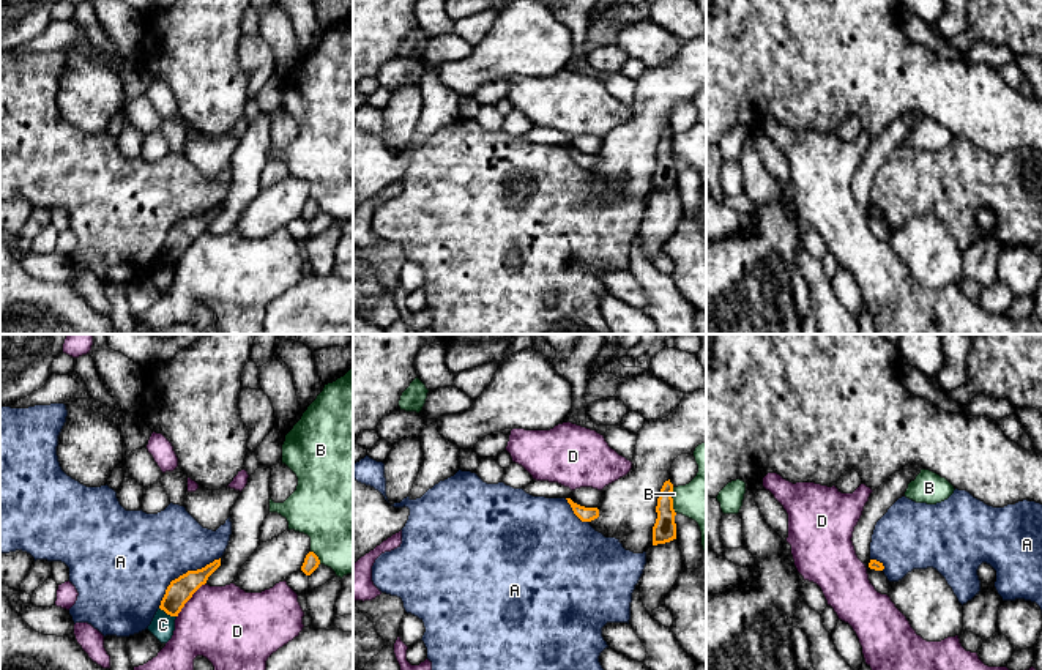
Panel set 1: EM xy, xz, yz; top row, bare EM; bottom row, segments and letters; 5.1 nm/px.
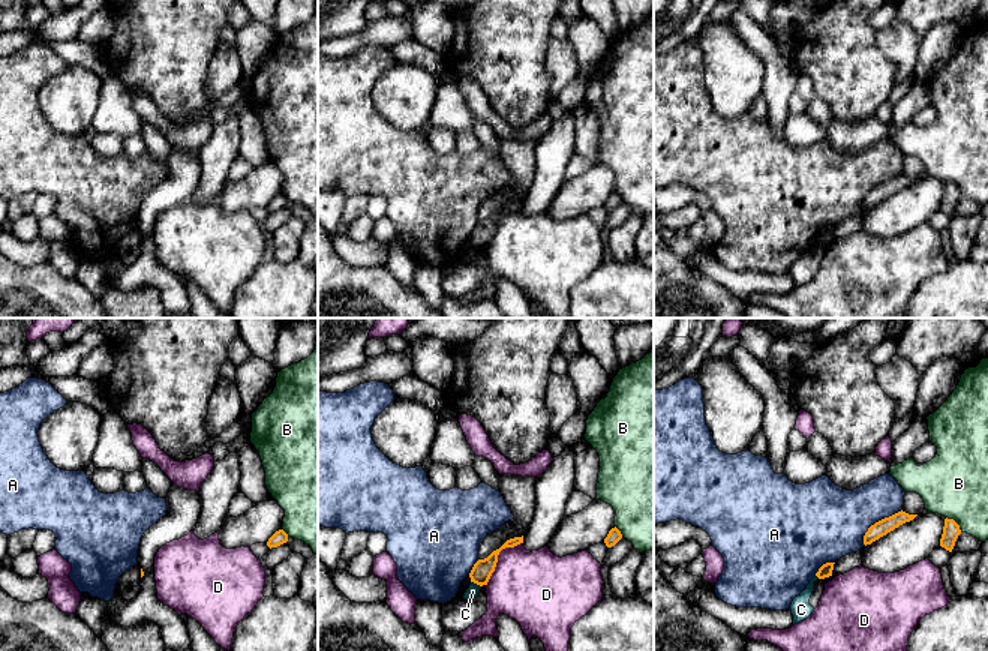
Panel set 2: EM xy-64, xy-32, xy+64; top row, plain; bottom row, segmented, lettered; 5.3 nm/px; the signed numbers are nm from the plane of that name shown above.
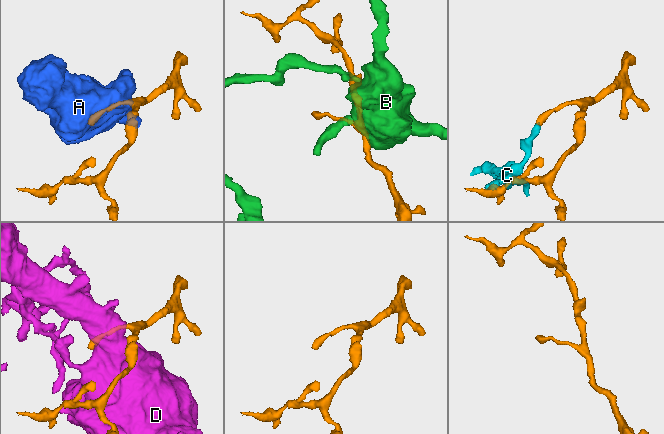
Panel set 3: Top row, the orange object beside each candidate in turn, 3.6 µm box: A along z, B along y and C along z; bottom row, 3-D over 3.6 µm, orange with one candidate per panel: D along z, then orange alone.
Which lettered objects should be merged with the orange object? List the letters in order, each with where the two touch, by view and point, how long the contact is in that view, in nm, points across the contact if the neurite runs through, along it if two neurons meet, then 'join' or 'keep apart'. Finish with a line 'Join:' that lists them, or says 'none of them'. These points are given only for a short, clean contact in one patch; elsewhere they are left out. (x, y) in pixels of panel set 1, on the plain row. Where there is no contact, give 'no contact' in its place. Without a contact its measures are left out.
A: xy (183, 221) | 420 nm | keep apart
B: xz (672, 147) | 140 nm | keep apart
C: xy (167, 260) | 100 nm | along xy (160, 254), (175, 264) | keep apart
D: xy (189, 245) | 240 nm | keep apart
Join: none of them

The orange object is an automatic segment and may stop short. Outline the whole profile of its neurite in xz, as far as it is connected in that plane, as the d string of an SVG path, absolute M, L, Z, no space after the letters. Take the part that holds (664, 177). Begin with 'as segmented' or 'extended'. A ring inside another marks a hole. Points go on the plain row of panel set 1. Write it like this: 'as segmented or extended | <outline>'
as segmented | M668 128L664 129L659 145L657 145L657 166L653 173L653 192L665 191L676 186L676 170L675 170L675 156L673 156L673 131Z

